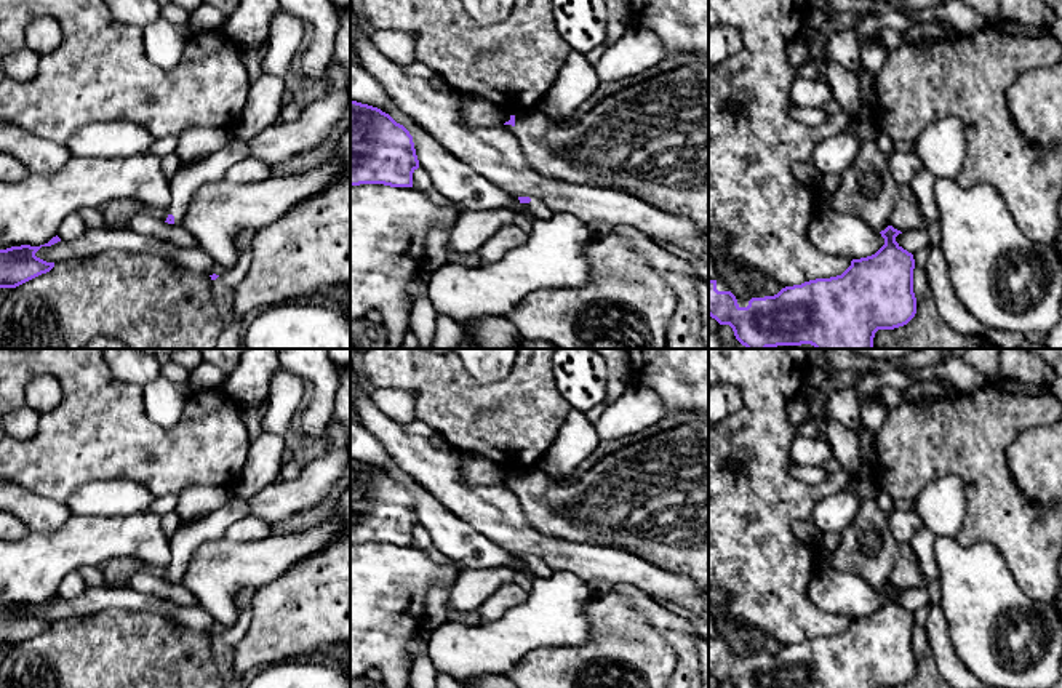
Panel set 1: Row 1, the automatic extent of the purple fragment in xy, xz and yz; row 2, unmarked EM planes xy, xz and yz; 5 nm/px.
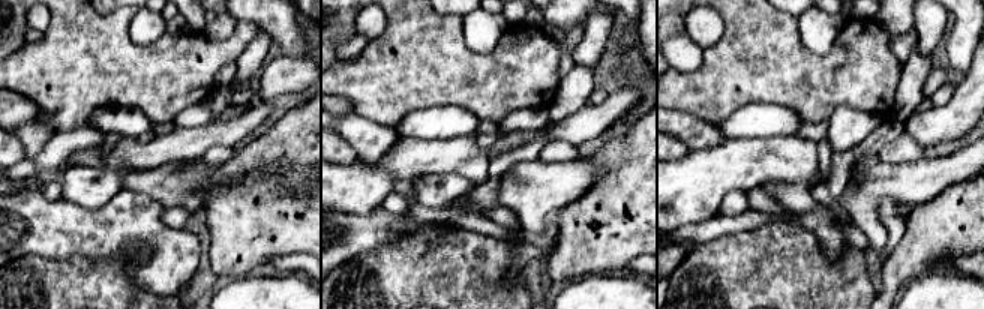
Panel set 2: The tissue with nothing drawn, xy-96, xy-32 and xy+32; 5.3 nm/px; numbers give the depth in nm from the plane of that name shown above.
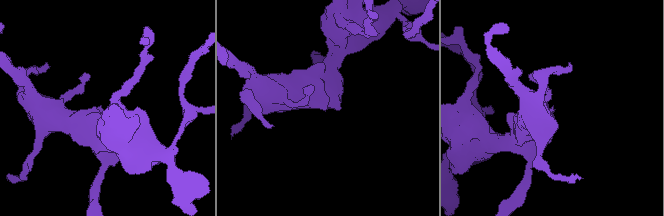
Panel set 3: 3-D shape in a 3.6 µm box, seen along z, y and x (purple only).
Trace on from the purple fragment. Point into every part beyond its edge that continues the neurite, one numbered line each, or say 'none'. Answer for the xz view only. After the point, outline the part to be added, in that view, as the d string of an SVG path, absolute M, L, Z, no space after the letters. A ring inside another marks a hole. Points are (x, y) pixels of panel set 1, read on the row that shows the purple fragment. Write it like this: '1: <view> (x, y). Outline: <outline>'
1: xz (538, 208). Outline: M531 197L531 202L523 205L537 219L550 219L553 216L553 211L536 197Z

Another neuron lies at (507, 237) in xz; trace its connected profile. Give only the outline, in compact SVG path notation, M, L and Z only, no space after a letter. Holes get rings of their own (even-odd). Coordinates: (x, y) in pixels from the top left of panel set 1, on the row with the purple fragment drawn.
M515 224L501 226L491 237L488 237L478 248L480 264L493 264L504 258L504 254L523 243L528 234Z

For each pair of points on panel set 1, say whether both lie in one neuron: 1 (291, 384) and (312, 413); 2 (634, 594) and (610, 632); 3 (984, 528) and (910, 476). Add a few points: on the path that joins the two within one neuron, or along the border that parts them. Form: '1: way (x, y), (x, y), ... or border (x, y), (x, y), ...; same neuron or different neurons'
1: border (282, 367), (304, 381); different neurons
2: border (611, 592), (624, 597), (654, 628); different neurons
3: way (984, 500), (984, 488), (962, 466), (939, 466); same neuron

